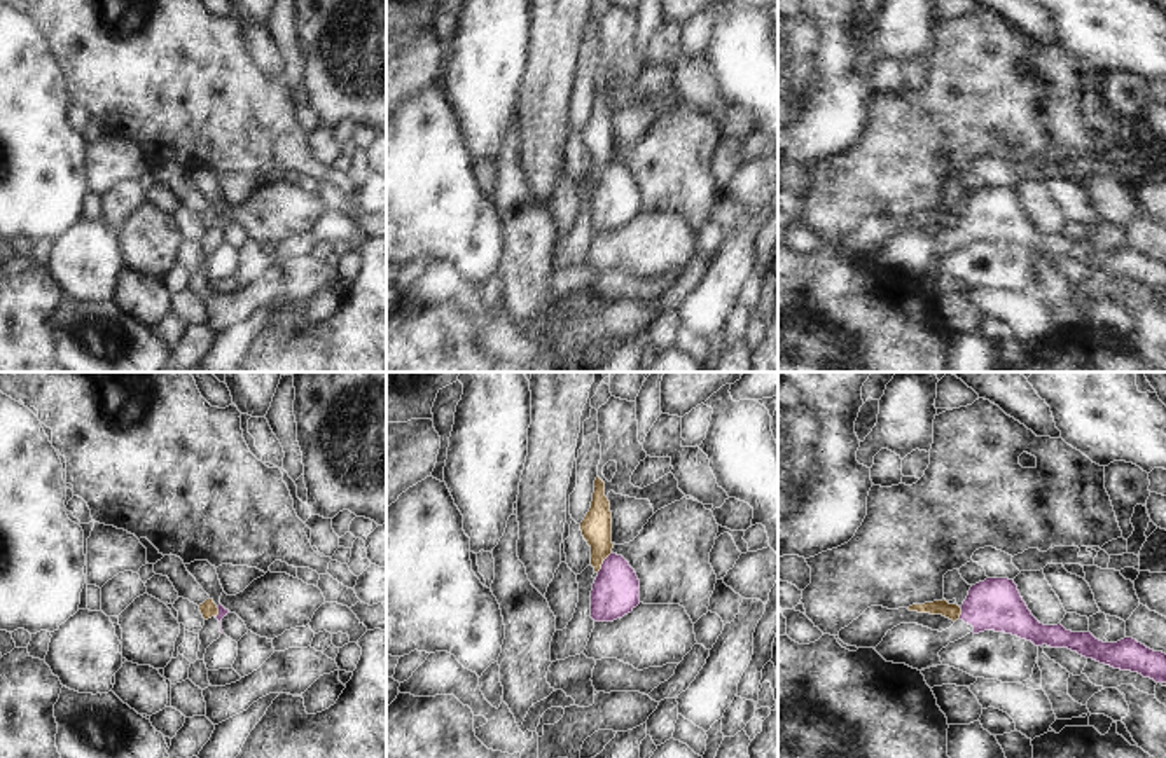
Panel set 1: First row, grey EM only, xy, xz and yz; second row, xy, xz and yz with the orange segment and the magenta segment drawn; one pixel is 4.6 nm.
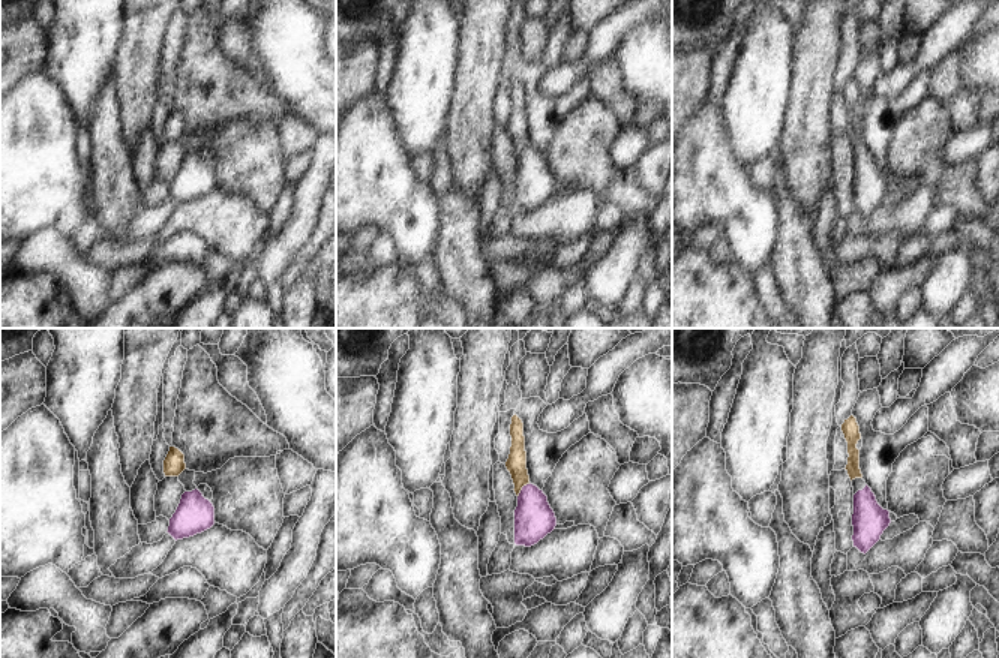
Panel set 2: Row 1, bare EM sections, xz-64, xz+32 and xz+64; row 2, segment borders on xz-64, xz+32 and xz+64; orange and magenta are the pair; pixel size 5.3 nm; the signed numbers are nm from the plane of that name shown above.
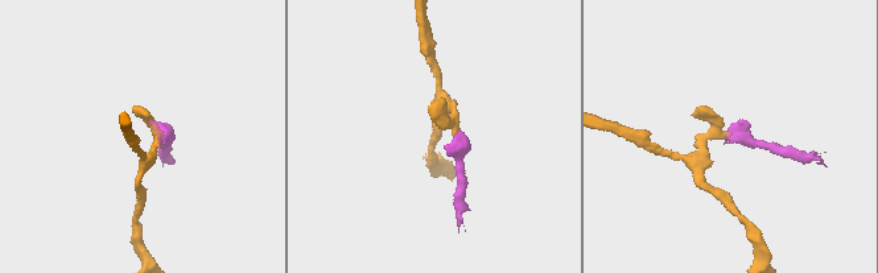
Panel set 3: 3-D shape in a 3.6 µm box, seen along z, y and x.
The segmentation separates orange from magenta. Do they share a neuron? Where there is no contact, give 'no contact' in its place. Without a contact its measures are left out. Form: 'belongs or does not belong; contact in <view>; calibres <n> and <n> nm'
does not belong; contact in xz; calibres 140 and 220 nm

